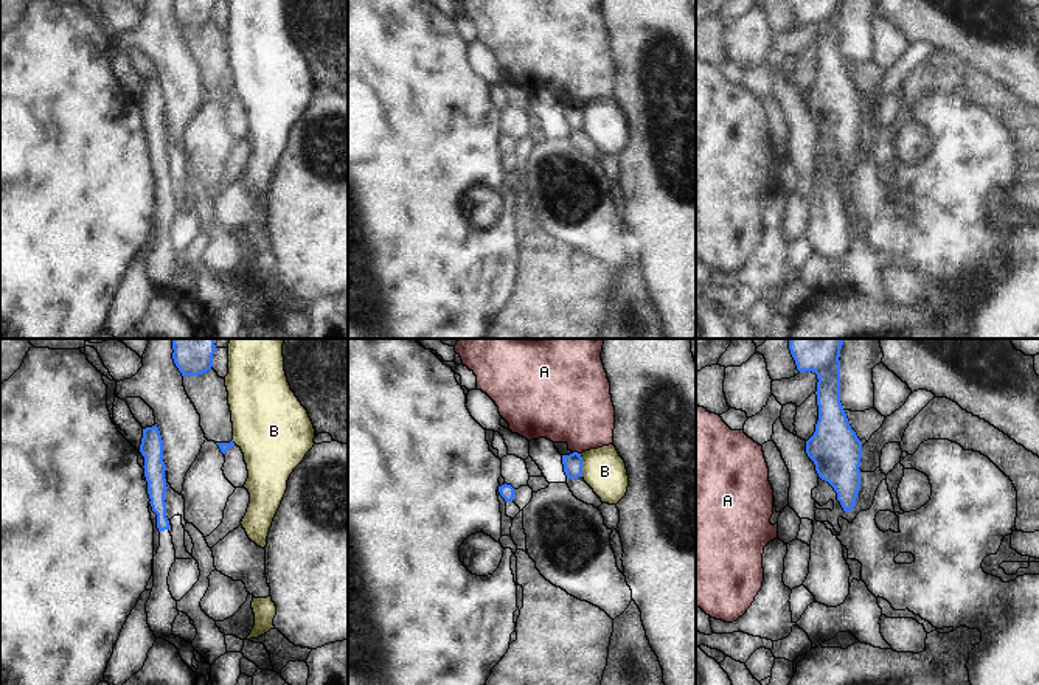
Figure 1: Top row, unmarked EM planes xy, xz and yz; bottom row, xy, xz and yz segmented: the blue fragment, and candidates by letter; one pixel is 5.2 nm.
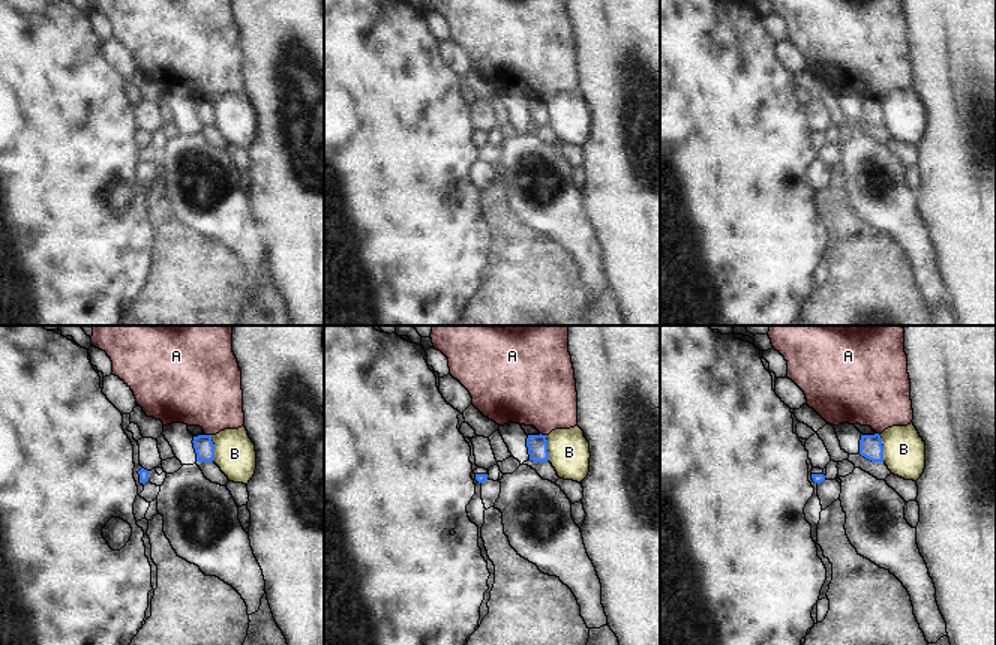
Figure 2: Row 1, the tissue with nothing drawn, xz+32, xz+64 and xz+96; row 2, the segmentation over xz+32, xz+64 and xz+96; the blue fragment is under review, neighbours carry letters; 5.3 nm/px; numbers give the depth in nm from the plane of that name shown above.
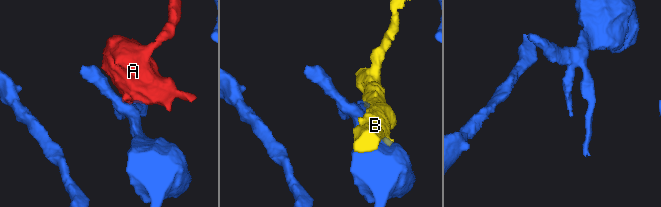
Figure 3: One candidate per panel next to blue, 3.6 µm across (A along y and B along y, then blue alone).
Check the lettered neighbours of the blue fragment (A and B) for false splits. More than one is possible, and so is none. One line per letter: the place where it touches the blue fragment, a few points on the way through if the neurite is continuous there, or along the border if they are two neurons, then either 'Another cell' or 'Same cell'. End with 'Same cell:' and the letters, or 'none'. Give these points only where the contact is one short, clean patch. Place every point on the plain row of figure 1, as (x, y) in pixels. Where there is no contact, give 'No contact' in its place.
A: Touches blue at xz (576, 104). Another cell
B: Touches blue at xz (581, 117). Another cell
Same cell: none.

